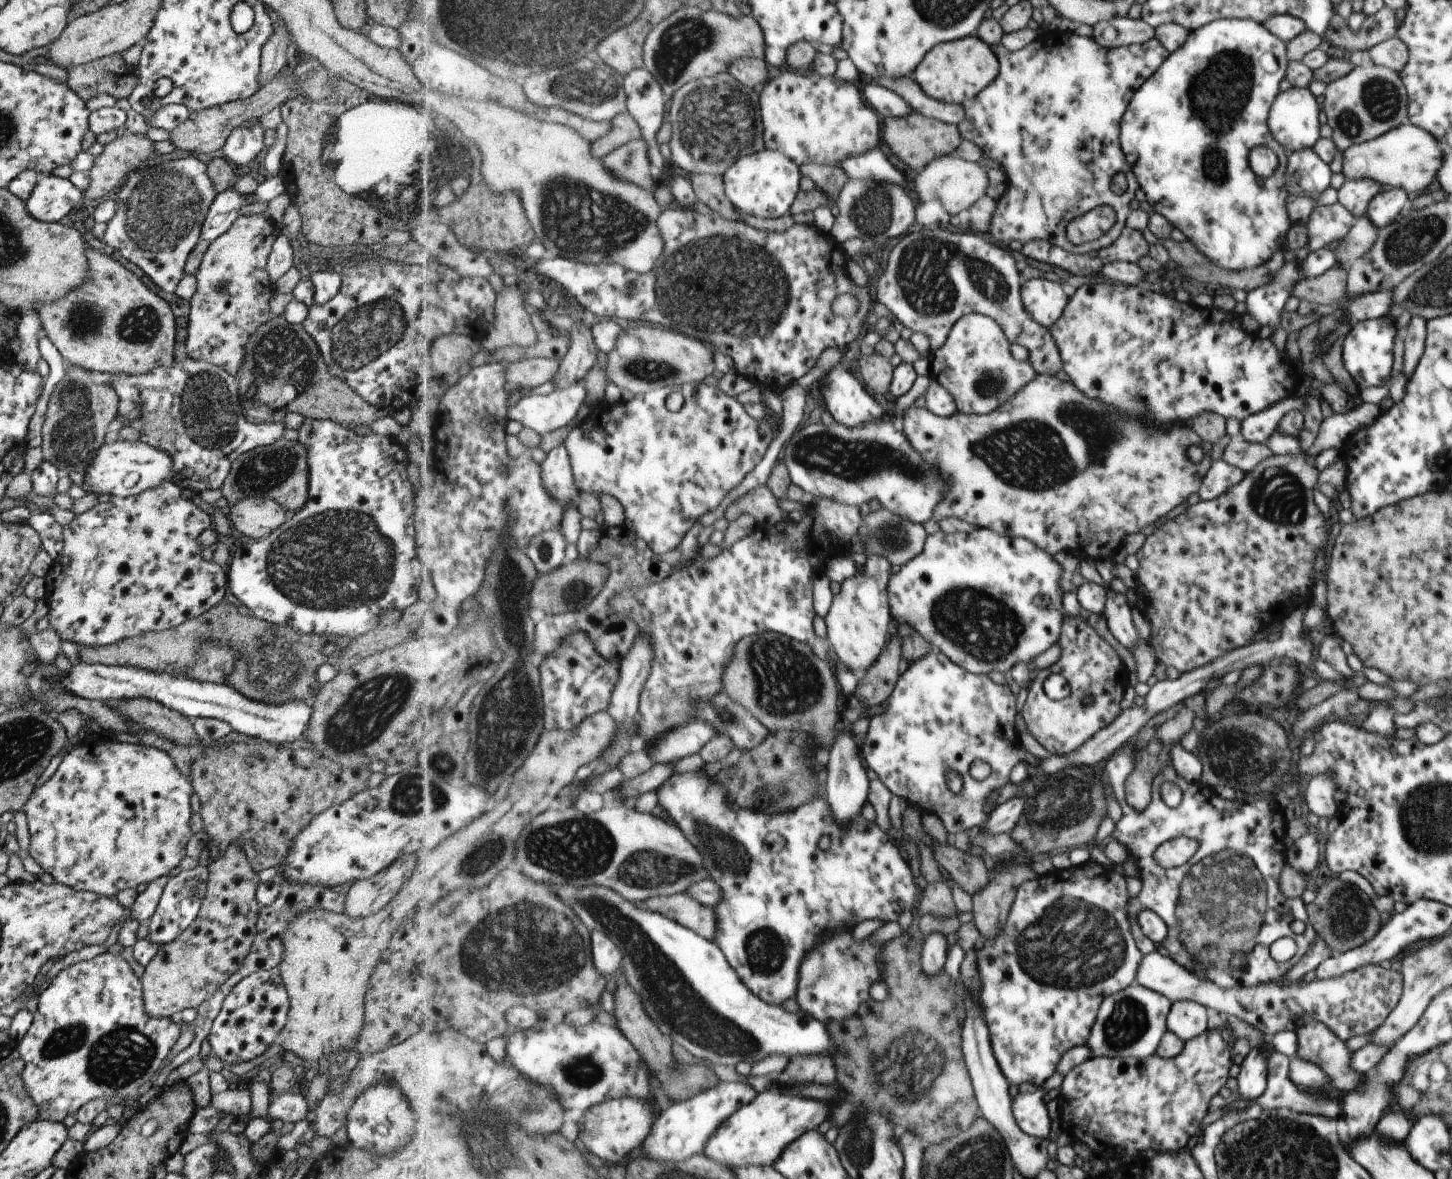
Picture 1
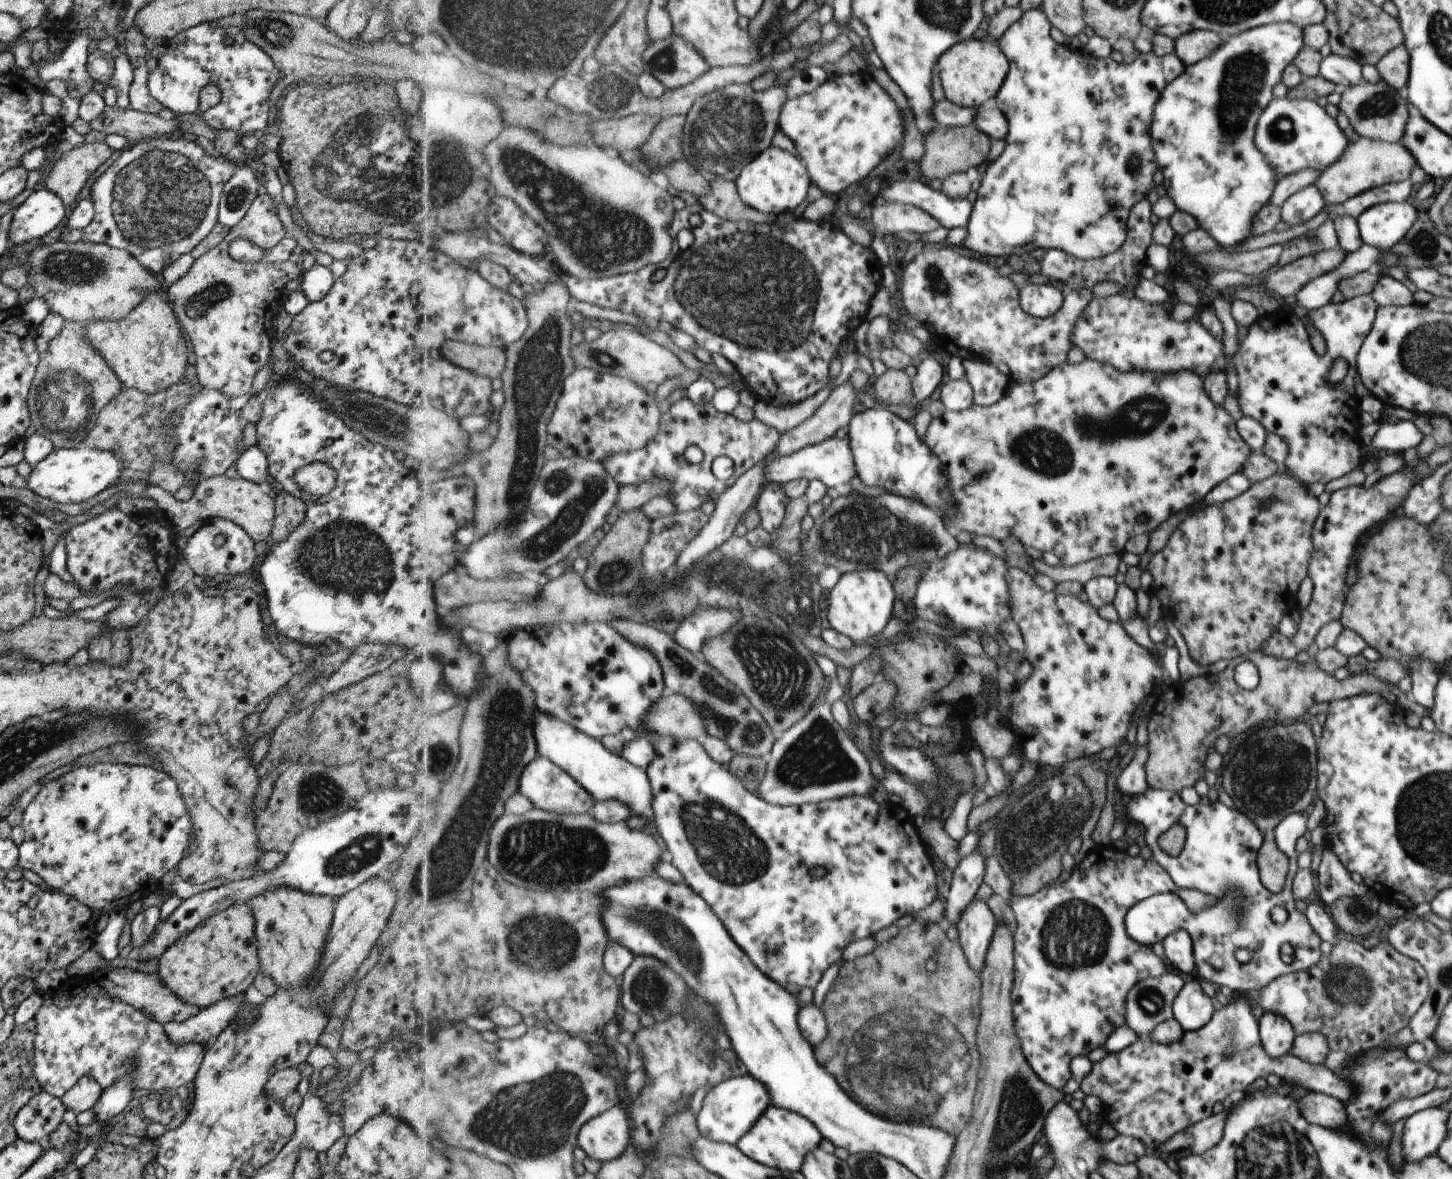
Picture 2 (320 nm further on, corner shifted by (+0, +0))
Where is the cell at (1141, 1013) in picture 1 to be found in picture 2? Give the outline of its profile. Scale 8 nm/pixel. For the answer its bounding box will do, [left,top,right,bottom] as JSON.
[1124,969,1184,1038]

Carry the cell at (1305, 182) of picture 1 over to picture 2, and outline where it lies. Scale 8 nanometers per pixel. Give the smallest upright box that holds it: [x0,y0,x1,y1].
[1281,185,1326,226]

